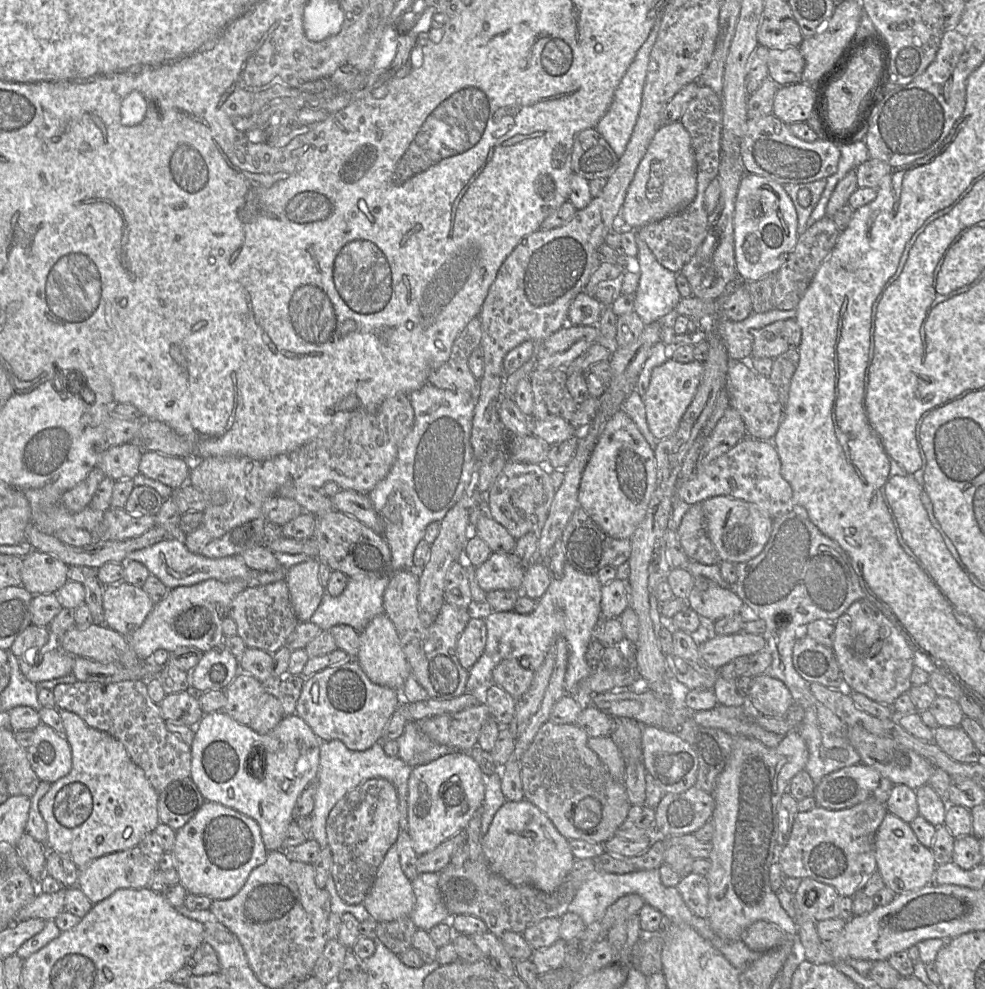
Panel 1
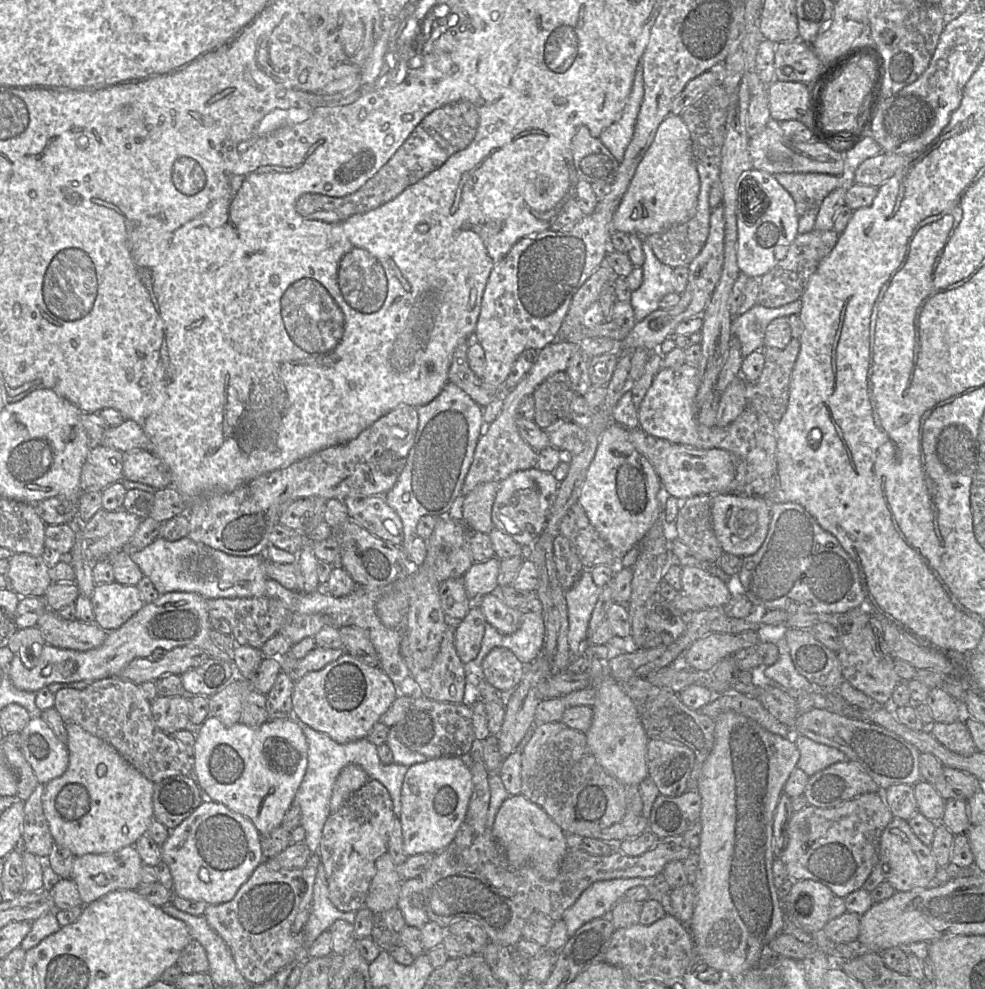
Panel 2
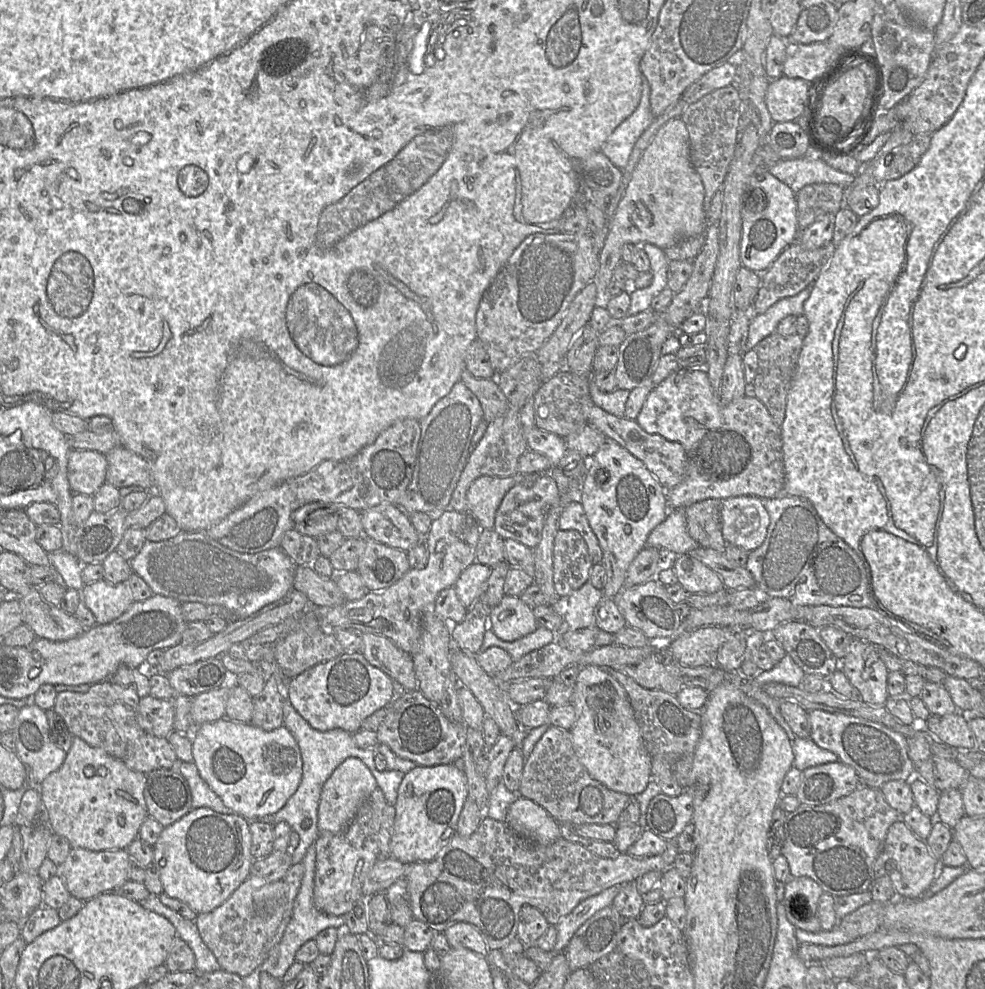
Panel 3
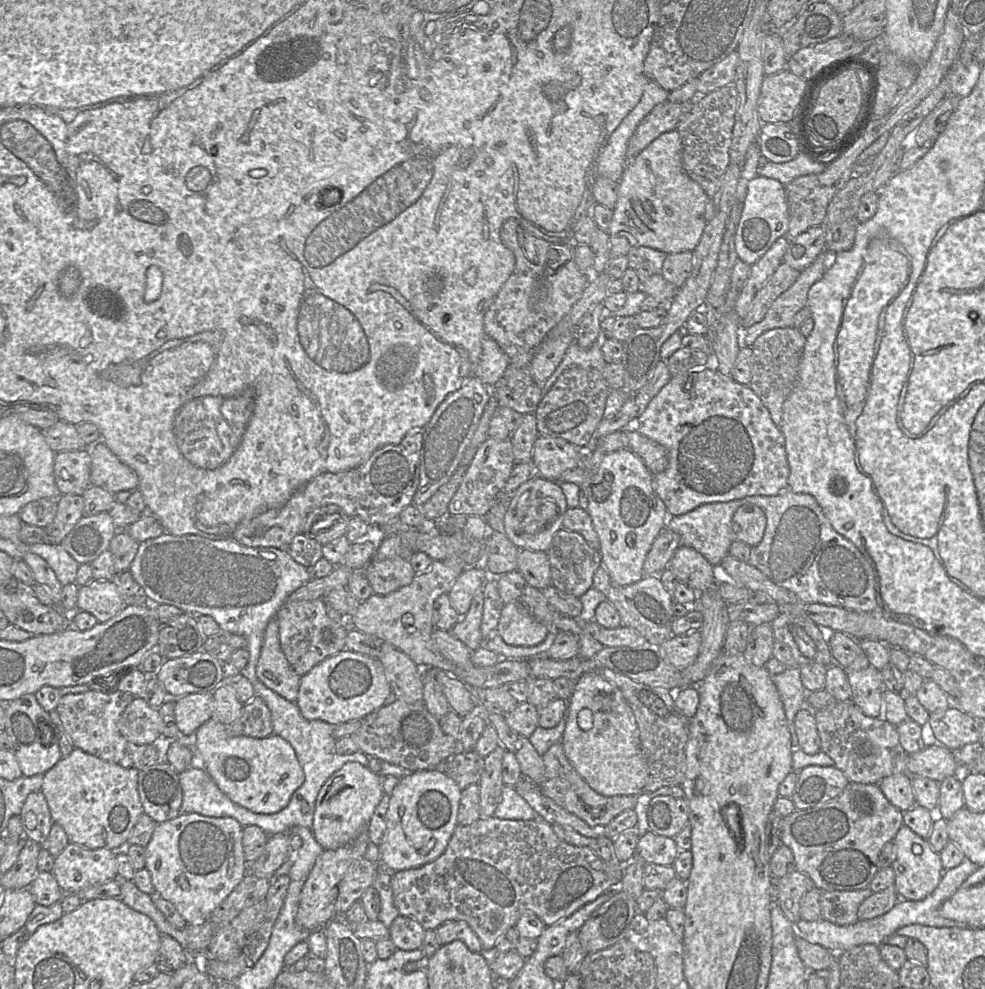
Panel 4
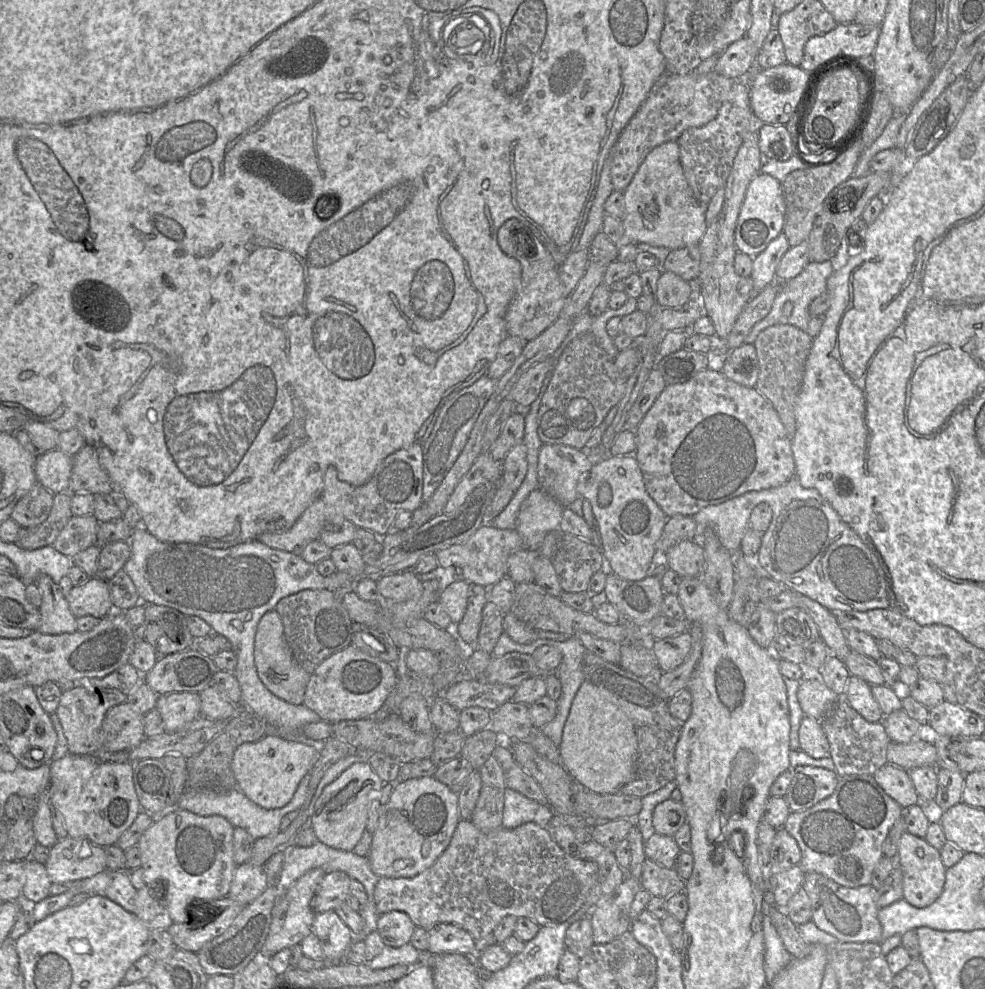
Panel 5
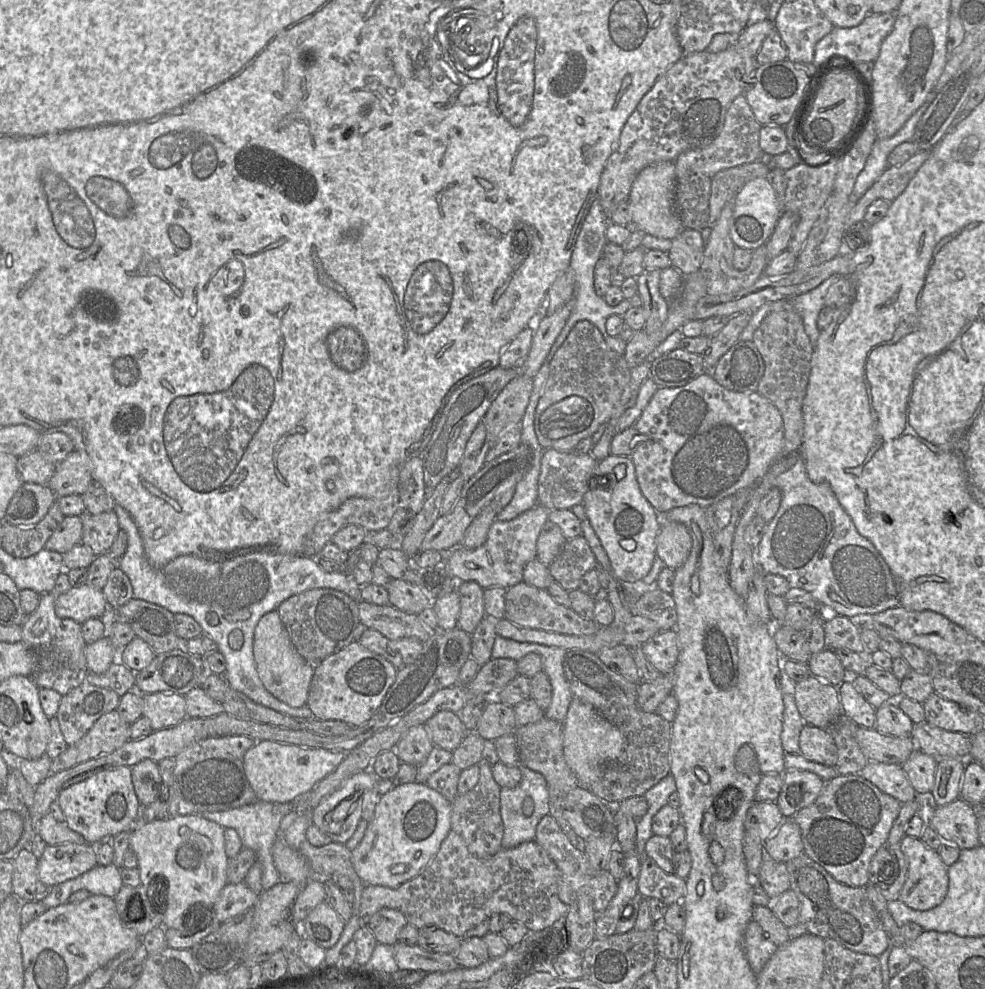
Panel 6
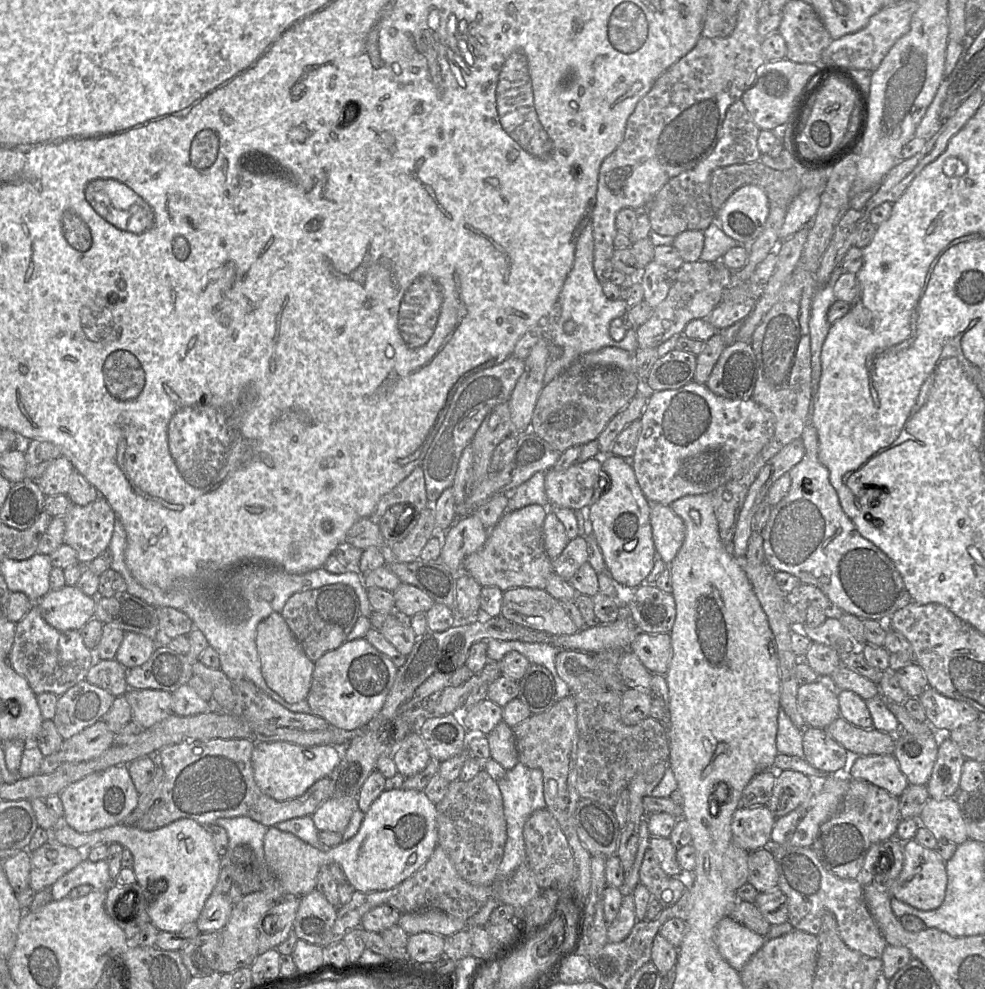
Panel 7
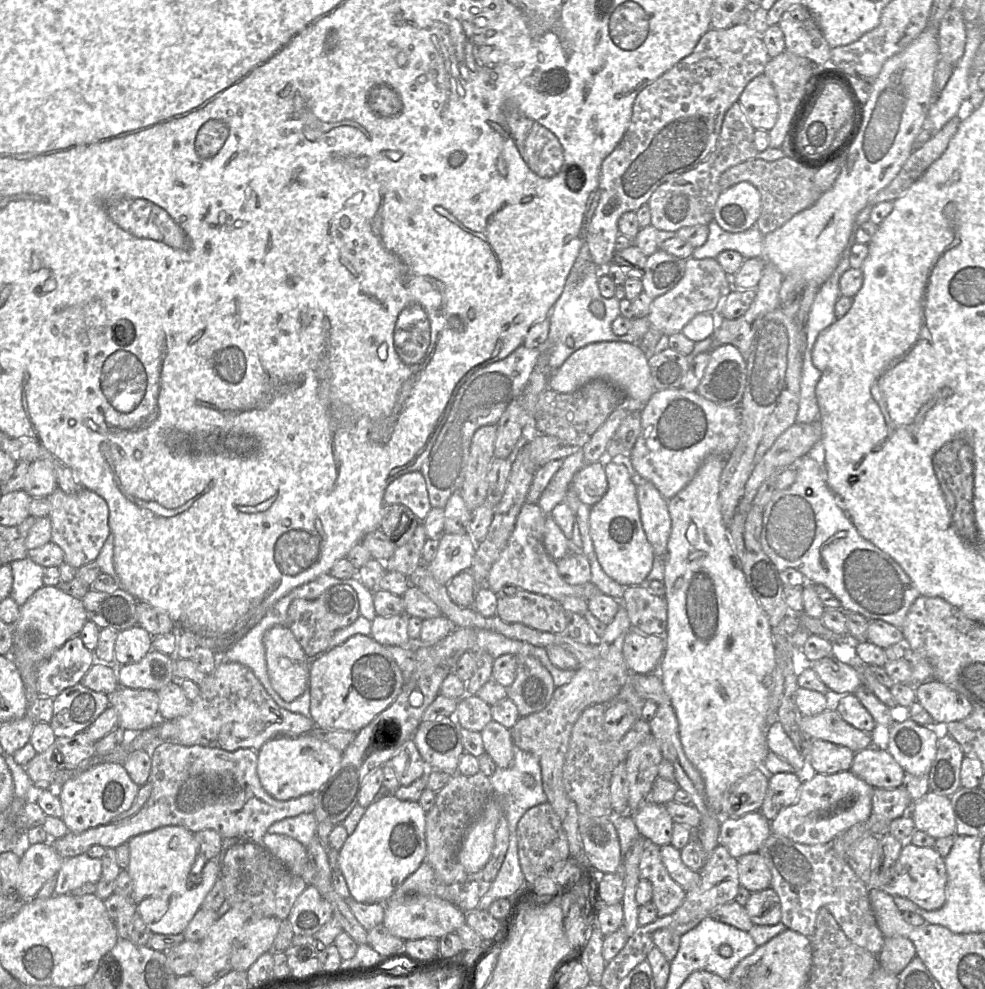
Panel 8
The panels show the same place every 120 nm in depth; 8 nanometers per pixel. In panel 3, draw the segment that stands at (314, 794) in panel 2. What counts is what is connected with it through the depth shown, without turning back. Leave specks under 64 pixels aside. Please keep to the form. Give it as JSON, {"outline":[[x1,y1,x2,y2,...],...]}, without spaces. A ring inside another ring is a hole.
{"outline":[[286,700,283,706,283,726,289,730,294,737,300,749,303,774,302,779,296,792,290,797,285,806,277,813,263,817,258,821,272,824,286,822,300,836,298,847,292,851,292,863,301,863,309,846,315,843,320,833,317,826,318,806,321,791,324,783,331,776,334,770,347,758,360,759,373,774,378,787,382,790,387,804,395,805,398,795,398,788,404,777,404,773,398,770,378,771,374,763,375,749,359,748,353,740,353,733,346,732,342,729,332,729,329,731,319,731,312,728,294,709,291,703],[304,819,310,820,308,829,303,829,301,823]]}

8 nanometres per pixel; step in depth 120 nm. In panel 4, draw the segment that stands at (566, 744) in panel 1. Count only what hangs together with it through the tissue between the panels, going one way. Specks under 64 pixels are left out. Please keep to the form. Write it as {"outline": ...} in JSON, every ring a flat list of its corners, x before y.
{"outline":[[561,742,552,745,542,755,542,759,545,765,545,780,538,786,541,793,589,825,606,826,623,811,635,808,637,796,603,796,594,791,571,765]]}

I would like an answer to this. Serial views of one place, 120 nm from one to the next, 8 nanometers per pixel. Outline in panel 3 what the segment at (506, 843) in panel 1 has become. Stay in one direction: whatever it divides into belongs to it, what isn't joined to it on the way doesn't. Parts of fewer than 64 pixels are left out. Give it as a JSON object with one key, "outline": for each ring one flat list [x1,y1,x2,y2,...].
{"outline":[[522,796,510,805,504,823,515,834,542,845,562,837,561,824,540,805]]}

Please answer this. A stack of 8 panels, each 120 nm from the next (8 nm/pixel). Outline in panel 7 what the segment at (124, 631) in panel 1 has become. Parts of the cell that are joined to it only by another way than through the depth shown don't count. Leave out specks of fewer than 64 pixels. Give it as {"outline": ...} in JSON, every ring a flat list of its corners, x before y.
{"outline":[[75,586,51,589,37,604,43,619,58,631,79,631,94,618,96,597,84,594]]}

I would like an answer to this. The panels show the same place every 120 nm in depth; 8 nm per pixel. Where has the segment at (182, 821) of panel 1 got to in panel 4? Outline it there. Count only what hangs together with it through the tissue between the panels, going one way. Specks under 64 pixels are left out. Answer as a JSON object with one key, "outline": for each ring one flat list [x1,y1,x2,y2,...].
{"outline":[[165,760,139,770,138,792,143,811,157,824,181,813,182,790,178,775]]}

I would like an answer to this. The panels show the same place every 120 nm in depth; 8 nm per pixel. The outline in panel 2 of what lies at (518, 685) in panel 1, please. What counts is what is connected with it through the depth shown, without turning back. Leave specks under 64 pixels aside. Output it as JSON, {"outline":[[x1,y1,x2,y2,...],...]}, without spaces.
{"outline":[[496,647,483,659,484,678,503,694,511,693,521,682,525,665,507,648]]}

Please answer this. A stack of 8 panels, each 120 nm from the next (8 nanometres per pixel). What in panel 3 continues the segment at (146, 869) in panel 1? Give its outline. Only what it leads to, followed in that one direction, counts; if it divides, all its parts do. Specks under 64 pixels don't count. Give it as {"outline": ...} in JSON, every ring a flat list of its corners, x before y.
{"outline":[[71,848,67,858,59,866,59,875,70,895,85,902,100,894,111,892,128,881,131,860,126,849,91,851,83,848]]}

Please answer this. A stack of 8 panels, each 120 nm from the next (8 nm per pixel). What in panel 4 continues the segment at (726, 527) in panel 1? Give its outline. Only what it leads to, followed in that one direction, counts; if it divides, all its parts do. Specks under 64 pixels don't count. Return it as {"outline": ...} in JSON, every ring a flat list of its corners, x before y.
{"outline":[[743,504,734,513,732,530,734,539,751,547,756,546,763,538,766,528,764,511,754,504]]}

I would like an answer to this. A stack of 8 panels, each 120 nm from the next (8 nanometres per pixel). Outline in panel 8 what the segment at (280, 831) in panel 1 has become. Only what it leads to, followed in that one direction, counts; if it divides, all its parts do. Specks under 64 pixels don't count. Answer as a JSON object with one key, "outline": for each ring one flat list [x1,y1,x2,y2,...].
{"outline":[[310,733,297,737,280,736,262,745,257,751,257,775,264,790,280,801,314,794,333,774,342,752]]}

